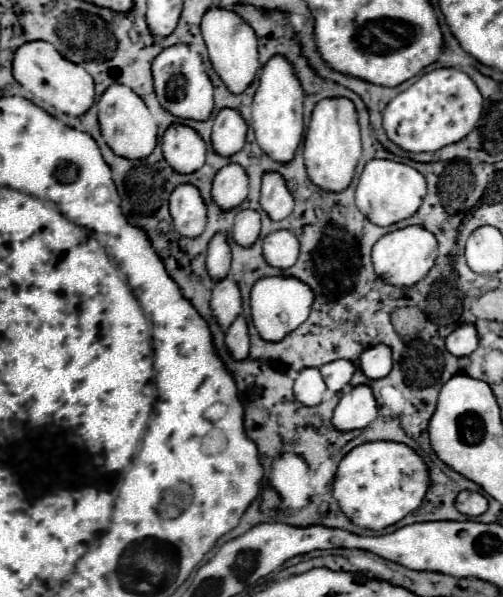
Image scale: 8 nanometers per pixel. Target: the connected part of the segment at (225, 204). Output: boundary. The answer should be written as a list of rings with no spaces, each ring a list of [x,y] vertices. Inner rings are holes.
[[[228,163],[216,173],[212,197],[218,207],[234,209],[246,199],[246,195],[248,195],[248,175],[242,165]]]

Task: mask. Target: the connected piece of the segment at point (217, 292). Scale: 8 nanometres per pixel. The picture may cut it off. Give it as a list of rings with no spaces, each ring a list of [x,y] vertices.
[[[232,277],[220,279],[212,291],[212,315],[218,319],[222,327],[228,327],[242,311],[242,297],[240,287]]]

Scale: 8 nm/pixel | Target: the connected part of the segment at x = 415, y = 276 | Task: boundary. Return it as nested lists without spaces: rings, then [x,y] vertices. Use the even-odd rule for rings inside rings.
[[[410,225],[404,229],[396,229],[386,233],[376,241],[372,247],[372,263],[374,271],[388,283],[398,287],[410,287],[426,277],[426,273],[432,269],[434,261],[438,257],[438,241],[434,233],[430,233],[422,225]]]

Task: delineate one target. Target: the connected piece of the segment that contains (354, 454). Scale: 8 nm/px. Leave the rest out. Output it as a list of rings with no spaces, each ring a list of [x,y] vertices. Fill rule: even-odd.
[[[370,441],[354,447],[342,457],[334,477],[332,495],[354,525],[380,531],[418,509],[428,487],[428,465],[412,447],[394,441]]]

